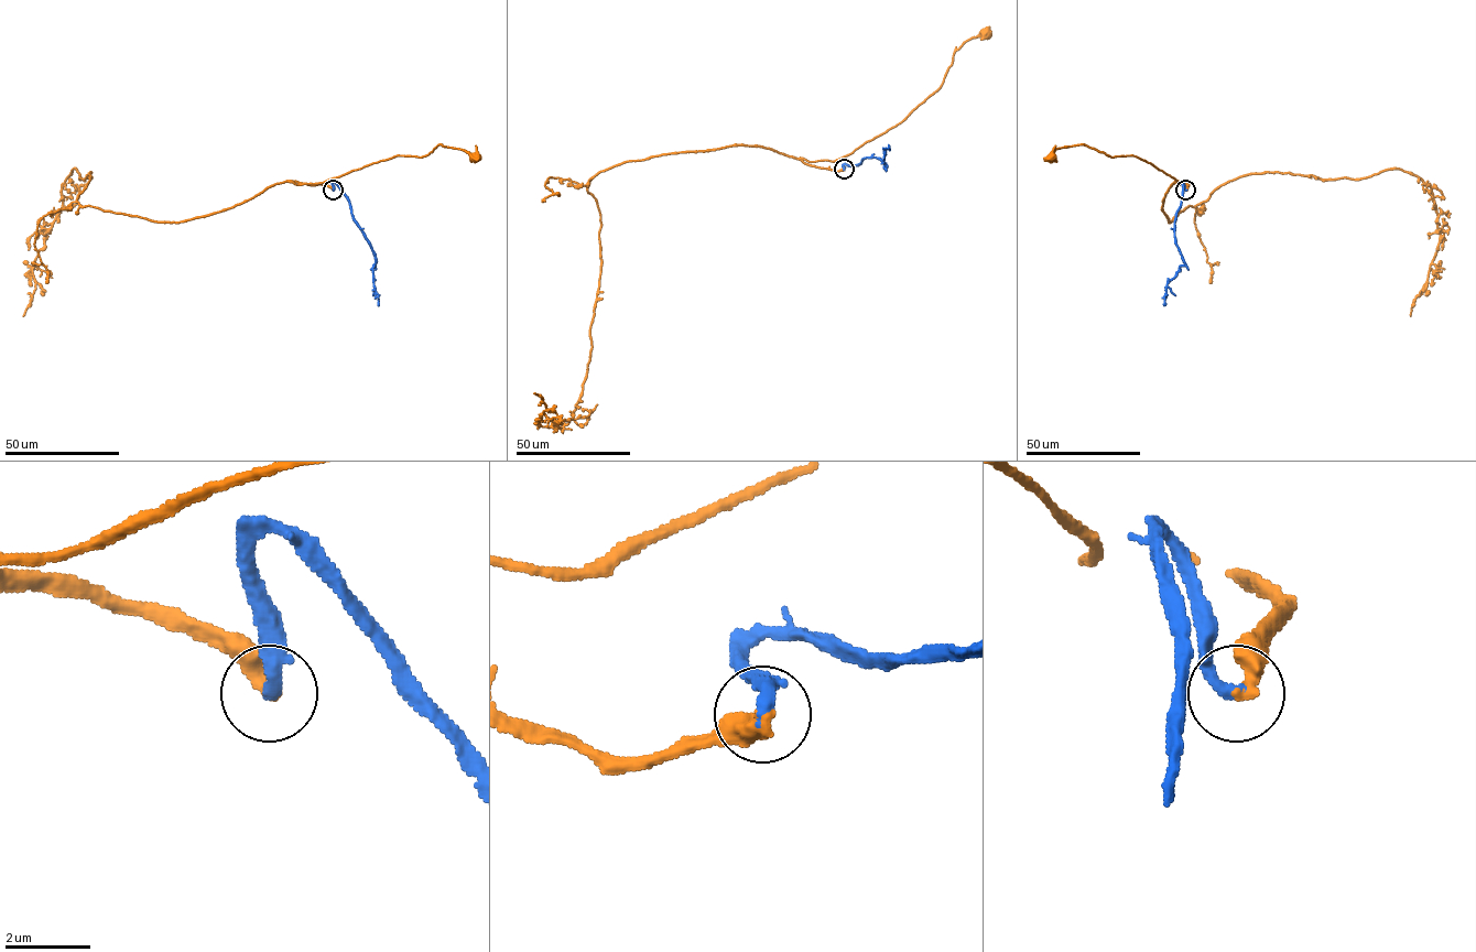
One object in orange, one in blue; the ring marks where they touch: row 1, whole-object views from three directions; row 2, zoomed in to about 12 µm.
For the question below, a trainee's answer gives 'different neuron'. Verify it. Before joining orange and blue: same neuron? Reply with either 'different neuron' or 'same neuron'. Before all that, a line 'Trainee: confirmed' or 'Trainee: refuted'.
Trainee: refuted
same neuron

